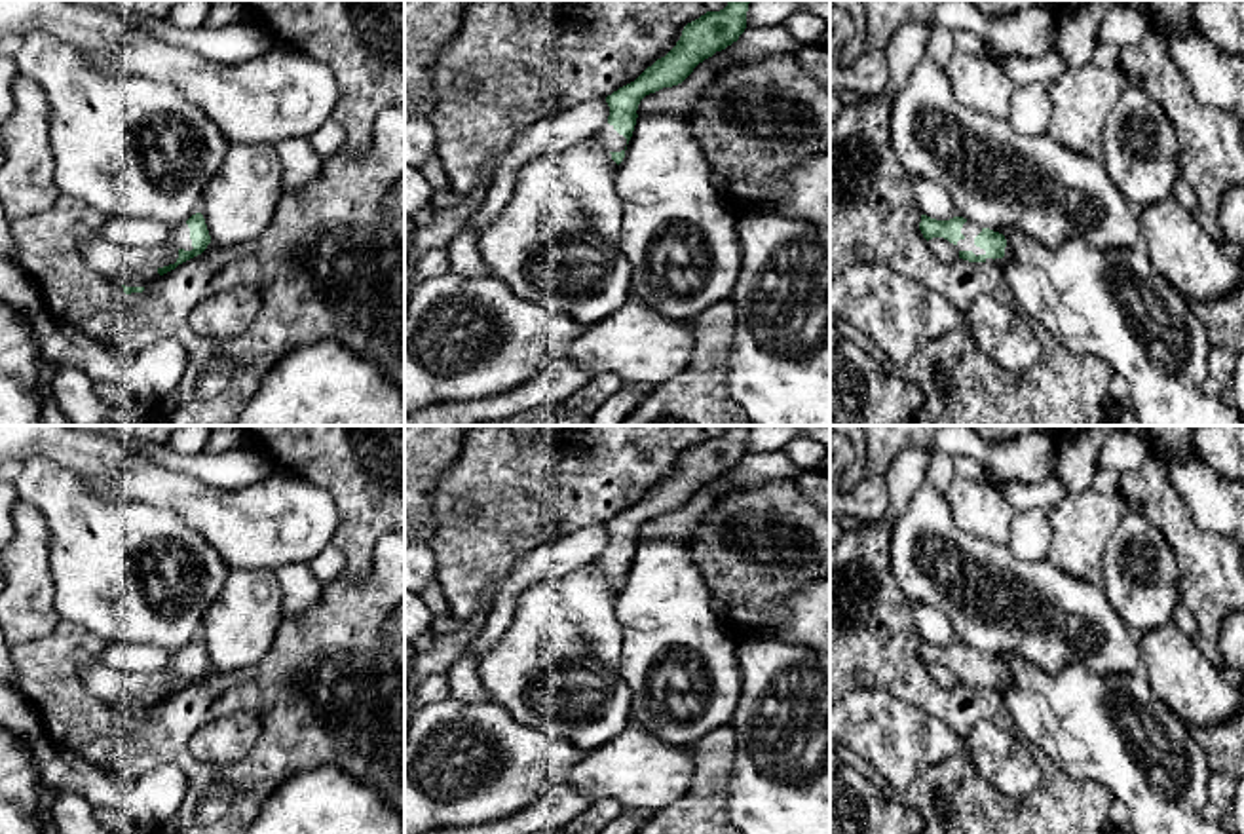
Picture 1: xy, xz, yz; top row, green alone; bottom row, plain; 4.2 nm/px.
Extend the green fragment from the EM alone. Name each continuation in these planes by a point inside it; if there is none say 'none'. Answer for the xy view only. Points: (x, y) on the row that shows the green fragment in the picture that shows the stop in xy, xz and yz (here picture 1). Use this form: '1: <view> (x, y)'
1: xy (181, 238)

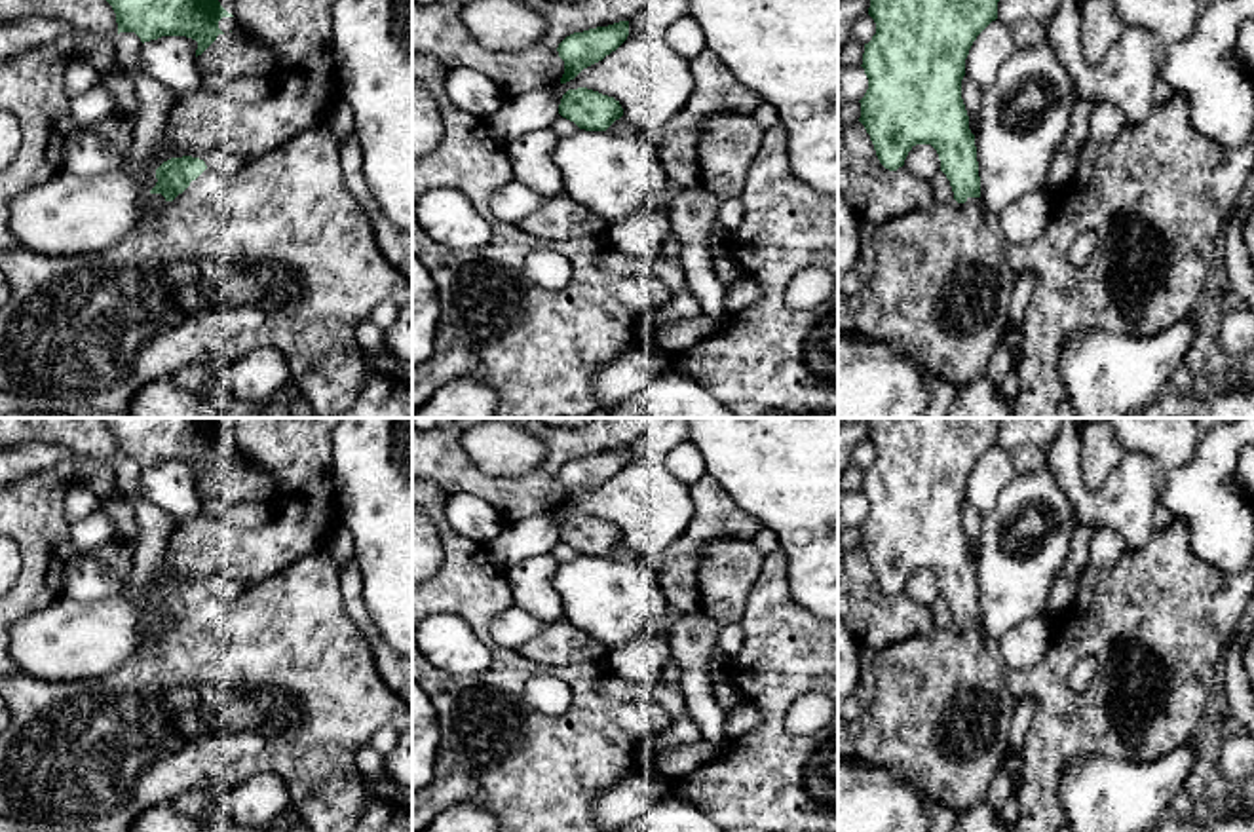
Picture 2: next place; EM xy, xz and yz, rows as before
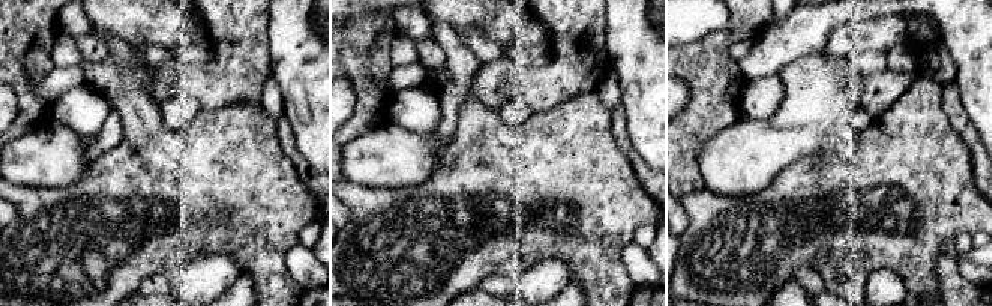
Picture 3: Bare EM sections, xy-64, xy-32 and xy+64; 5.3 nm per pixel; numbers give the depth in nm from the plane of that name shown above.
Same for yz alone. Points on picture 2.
1: yz (941, 291)

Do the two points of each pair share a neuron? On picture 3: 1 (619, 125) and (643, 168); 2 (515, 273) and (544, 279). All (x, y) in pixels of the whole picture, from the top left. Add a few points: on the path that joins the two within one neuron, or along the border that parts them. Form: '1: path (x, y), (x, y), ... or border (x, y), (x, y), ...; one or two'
1: path (622, 135), (626, 147), (635, 158); one
2: path (523, 279), (536, 279); one

